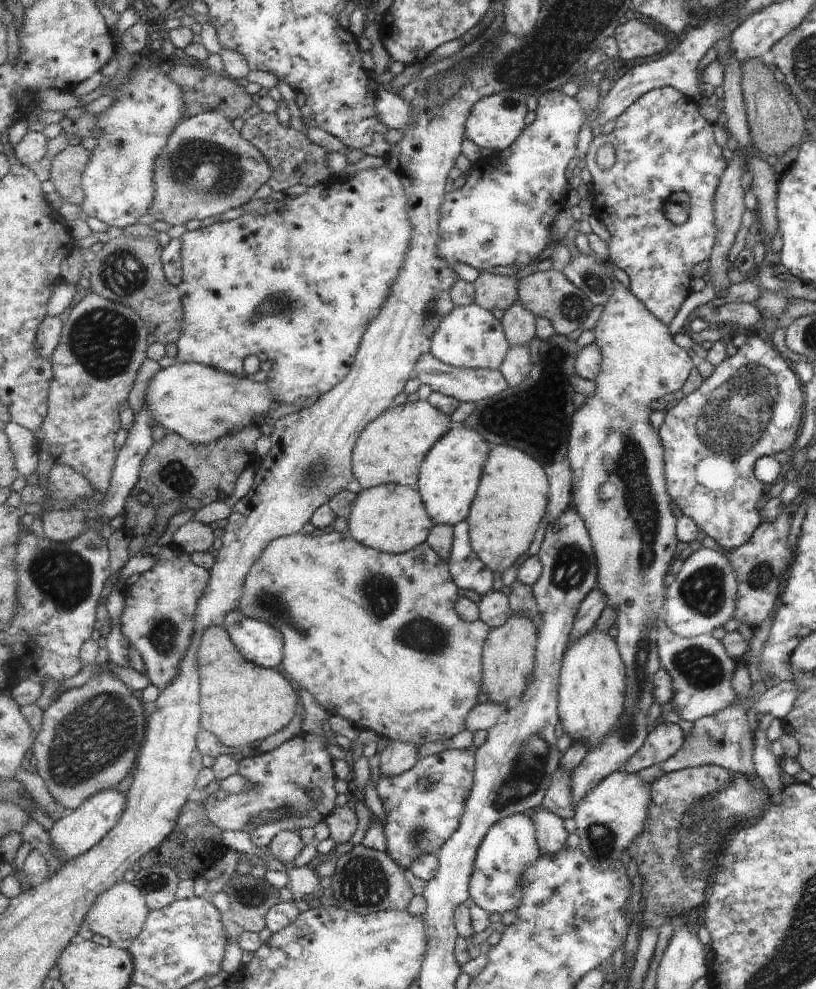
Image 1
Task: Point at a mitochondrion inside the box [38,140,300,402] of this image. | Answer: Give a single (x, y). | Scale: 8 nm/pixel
(102, 340)

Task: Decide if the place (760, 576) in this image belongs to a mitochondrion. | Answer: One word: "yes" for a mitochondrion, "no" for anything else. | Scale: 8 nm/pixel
yes

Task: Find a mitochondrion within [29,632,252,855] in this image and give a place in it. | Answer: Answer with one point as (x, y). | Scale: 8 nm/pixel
(98, 734)

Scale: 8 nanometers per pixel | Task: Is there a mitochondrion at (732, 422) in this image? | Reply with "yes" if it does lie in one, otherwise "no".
yes

